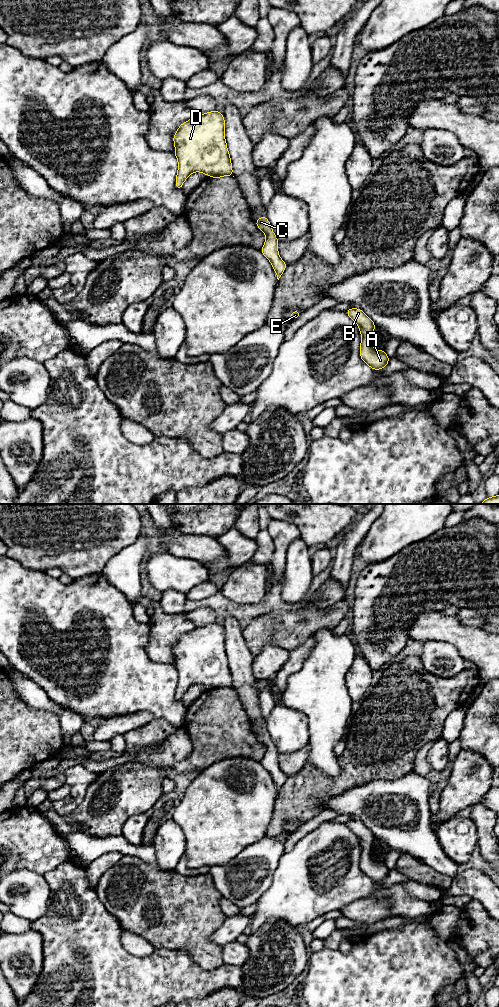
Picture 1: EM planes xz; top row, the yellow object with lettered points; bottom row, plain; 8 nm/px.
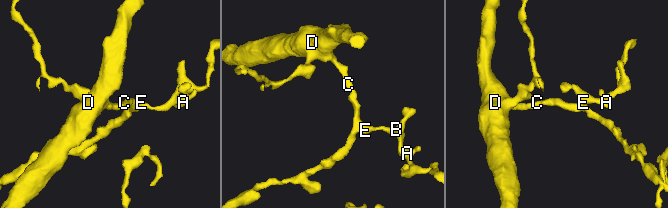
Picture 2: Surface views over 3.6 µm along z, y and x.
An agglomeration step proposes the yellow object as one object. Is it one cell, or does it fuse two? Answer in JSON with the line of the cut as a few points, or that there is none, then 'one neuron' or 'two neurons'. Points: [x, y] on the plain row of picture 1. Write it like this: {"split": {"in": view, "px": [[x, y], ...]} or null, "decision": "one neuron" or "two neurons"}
{"split": null, "decision": "one neuron"}

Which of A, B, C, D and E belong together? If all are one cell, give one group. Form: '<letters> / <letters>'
A B C D E

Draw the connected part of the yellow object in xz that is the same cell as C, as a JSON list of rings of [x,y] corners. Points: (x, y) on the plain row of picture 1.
[[[266,728],[257,731],[255,734],[257,739],[267,748],[264,758],[261,760],[261,764],[271,774],[277,791],[279,792],[285,780],[287,779],[287,776],[279,769],[278,766],[279,752],[273,745],[270,734]]]

